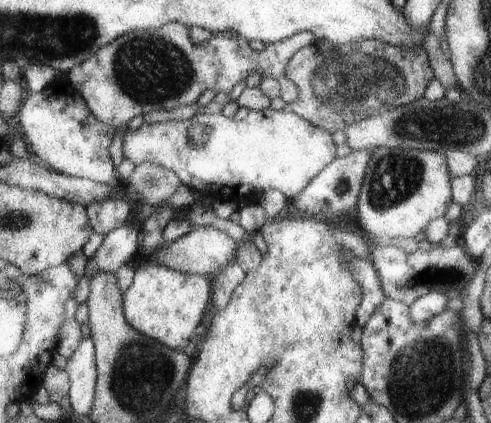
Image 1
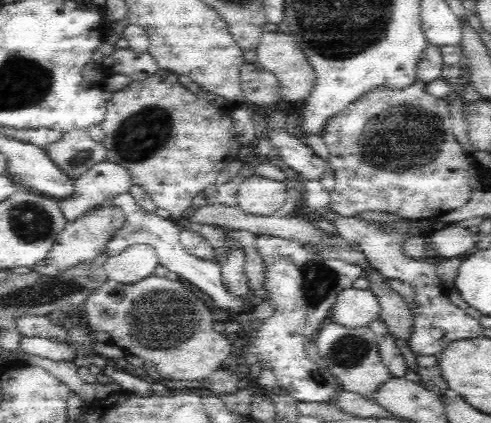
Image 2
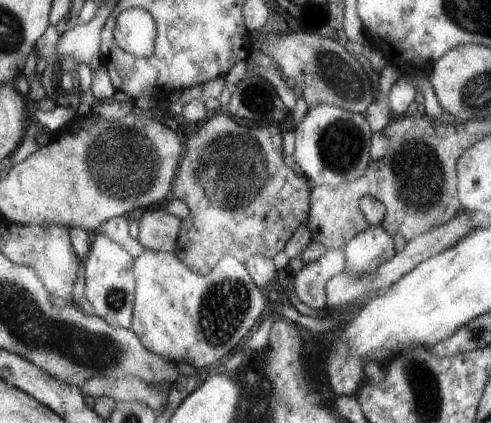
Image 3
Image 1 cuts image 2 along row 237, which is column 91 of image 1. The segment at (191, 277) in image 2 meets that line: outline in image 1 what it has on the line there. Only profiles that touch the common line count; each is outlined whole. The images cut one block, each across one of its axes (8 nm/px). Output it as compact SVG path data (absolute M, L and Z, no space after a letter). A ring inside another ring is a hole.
M57 80L39 94L31 94L19 116L19 130L27 136L33 154L43 166L73 178L95 180L101 184L115 184L119 180L117 168L111 160L111 142L115 130L103 124L87 106L87 100L73 86L73 82Z

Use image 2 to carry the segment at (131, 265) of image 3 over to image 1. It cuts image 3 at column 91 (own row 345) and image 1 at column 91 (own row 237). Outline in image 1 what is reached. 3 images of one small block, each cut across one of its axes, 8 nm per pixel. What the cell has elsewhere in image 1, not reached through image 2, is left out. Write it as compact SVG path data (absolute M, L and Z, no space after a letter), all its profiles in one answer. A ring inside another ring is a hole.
M121 226L119 230L105 236L105 242L95 252L93 258L89 258L85 276L81 278L79 288L75 290L75 296L81 304L91 298L91 278L95 272L117 272L123 264L127 264L135 254L139 254L141 248L141 226Z

